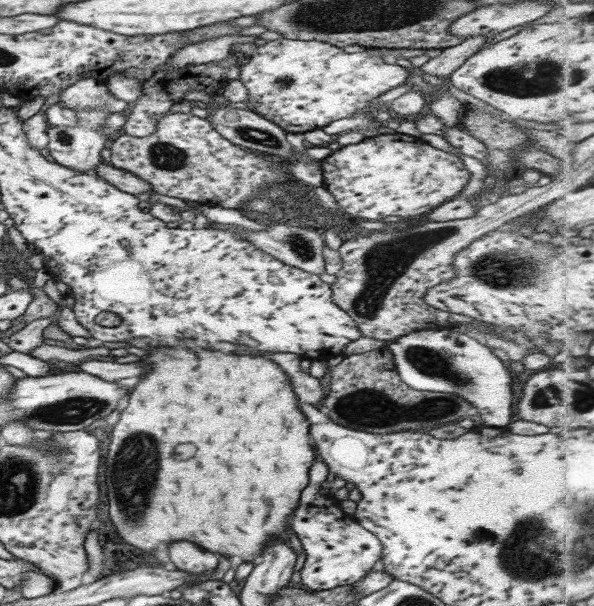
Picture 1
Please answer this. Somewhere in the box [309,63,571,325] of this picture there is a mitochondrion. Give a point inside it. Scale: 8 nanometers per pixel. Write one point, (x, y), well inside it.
(386, 262)

